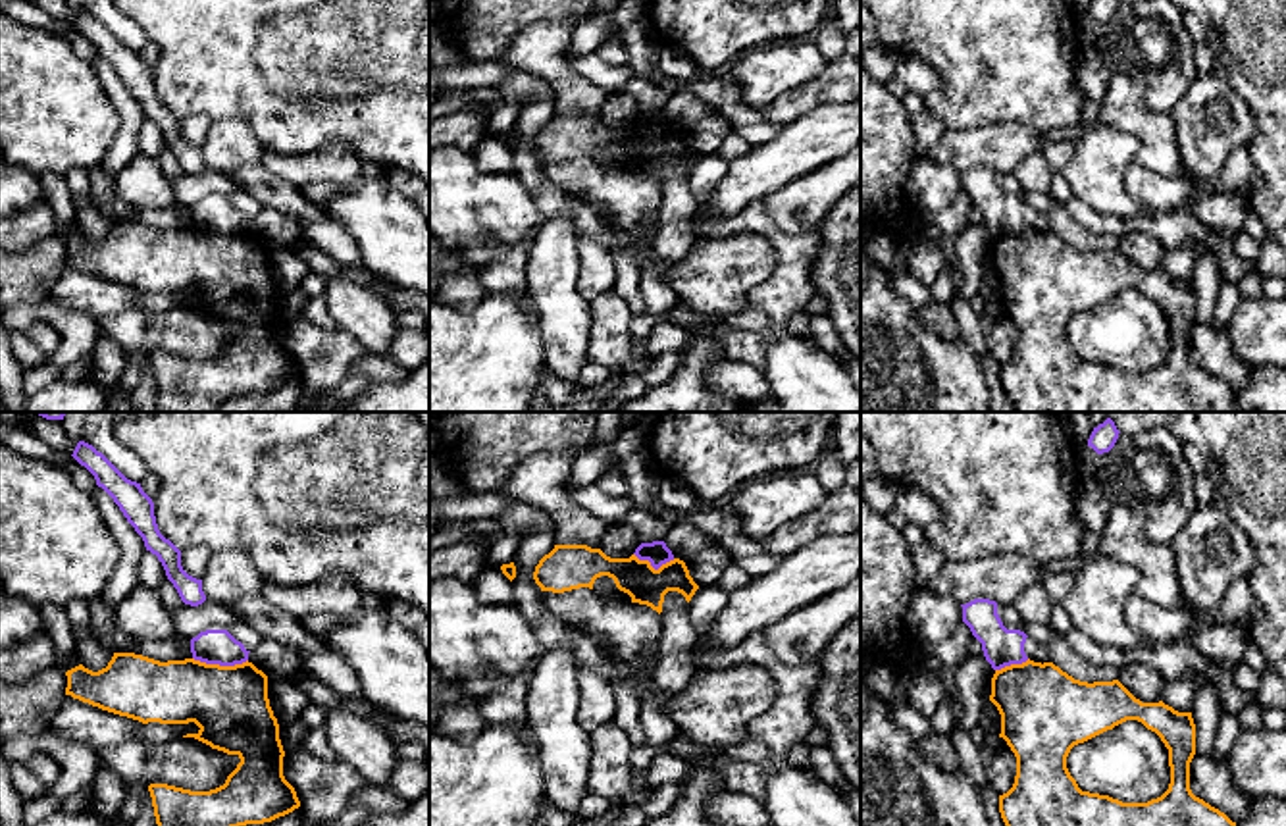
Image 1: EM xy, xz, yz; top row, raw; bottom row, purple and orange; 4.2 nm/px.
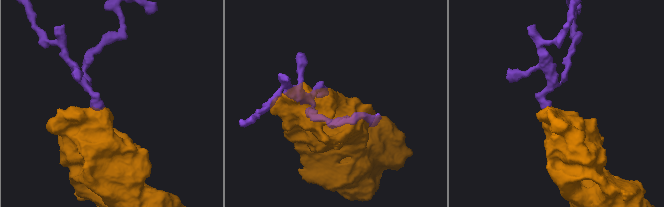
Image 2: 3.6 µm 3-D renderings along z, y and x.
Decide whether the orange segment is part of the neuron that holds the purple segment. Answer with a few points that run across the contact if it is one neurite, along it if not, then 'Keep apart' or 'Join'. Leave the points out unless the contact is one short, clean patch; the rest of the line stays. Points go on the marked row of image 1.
Line: xy (193, 657), (220, 665), (241, 665), (247, 661). Keep apart

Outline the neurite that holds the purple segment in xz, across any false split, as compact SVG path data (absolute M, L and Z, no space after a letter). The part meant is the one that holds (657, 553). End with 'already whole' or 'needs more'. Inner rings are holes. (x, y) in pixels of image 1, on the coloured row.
M664 541L641 543L635 553L639 560L649 560L655 570L662 564L674 560L672 551L666 547Z | already whole

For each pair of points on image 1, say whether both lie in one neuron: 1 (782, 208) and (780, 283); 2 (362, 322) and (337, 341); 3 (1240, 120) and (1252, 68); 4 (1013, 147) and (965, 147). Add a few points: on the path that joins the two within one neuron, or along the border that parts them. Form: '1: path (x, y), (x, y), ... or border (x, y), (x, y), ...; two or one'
1: border (763, 199), (767, 214), (784, 232), (815, 230); two
2: border (339, 326), (368, 353); two
3: border (1213, 72), (1254, 118), (1256, 133), (1246, 147); two
4: path (1002, 145), (986, 141), (977, 147); one

